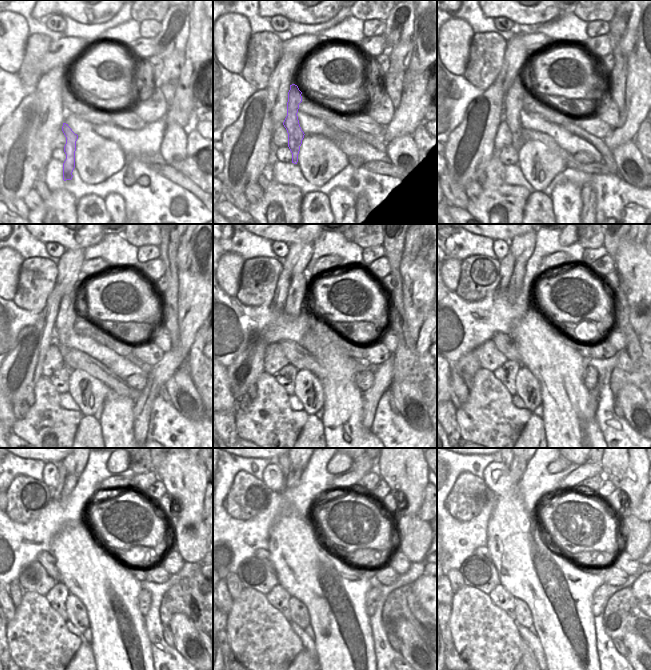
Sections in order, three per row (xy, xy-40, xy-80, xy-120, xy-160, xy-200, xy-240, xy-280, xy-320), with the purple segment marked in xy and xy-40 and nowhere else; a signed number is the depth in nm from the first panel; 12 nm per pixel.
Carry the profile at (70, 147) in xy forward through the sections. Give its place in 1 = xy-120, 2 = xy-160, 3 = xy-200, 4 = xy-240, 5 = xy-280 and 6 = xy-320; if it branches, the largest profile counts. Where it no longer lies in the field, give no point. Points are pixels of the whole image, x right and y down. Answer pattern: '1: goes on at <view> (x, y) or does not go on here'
1: goes on at xy-120 (64, 325)
2: goes on at xy-160 (293, 306)
3: goes on at xy-200 (523, 297)
4: goes on at xy-240 (76, 485)
5: goes on at xy-280 (296, 490)
6: goes on at xy-320 (518, 468)

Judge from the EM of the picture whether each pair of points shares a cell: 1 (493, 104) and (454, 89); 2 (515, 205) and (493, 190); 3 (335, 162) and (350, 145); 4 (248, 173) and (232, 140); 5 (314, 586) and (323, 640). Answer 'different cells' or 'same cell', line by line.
1: different cells
2: same cell
3: different cells
4: same cell
5: same cell

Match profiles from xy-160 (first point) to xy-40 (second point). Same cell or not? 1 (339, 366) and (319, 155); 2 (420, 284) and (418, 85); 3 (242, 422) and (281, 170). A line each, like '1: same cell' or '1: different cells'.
1: different cells
2: same cell
3: different cells

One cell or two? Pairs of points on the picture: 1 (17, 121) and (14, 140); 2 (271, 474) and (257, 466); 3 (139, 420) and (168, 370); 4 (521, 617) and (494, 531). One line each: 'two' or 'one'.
1: one
2: two
3: one
4: two

